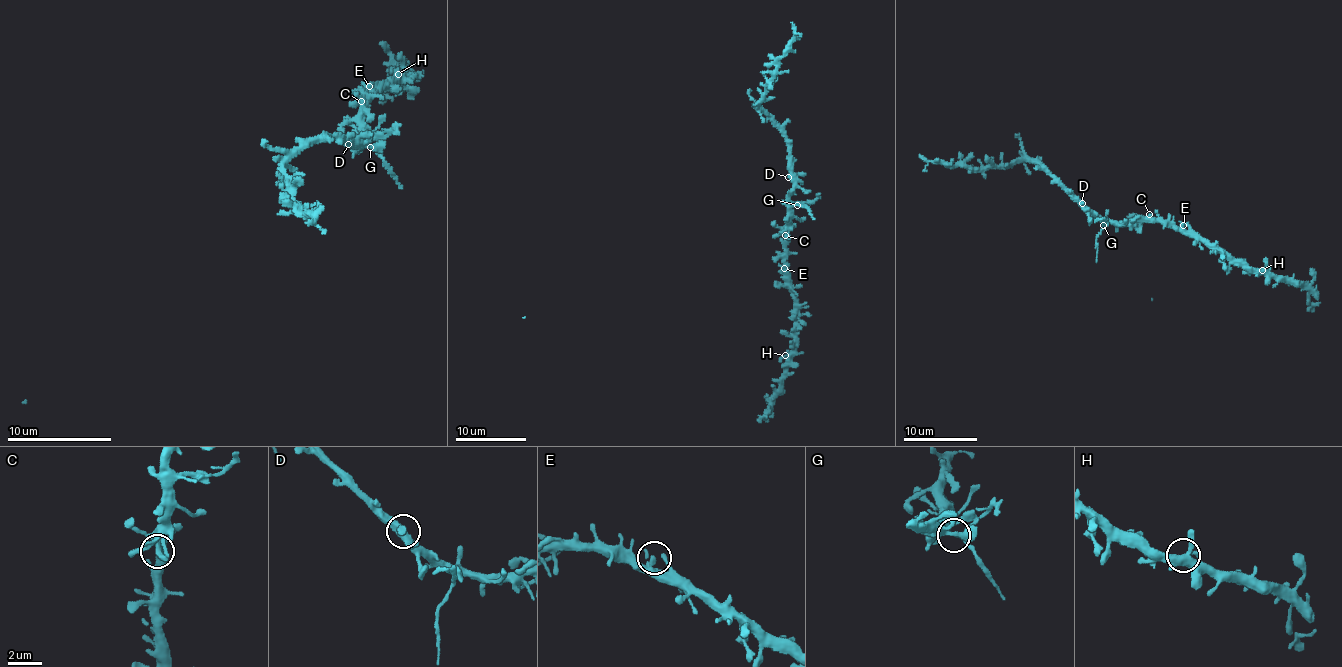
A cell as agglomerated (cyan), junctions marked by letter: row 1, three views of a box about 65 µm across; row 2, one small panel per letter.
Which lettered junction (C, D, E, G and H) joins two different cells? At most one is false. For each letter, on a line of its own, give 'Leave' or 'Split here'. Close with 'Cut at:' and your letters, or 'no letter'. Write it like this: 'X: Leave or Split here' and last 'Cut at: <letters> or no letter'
C: Leave
D: Leave
E: Leave
G: Split here
H: Leave
Cut at: G

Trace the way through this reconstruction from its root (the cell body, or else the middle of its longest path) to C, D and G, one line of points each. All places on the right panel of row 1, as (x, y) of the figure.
C: (1129, 219), (1132, 215), (1147, 217), (1149, 214)
D: (1129, 219), (1135, 216), (1131, 221), (1099, 220), (1082, 203)
G: (1129, 219), (1135, 216), (1131, 221), (1110, 221), (1104, 225)

